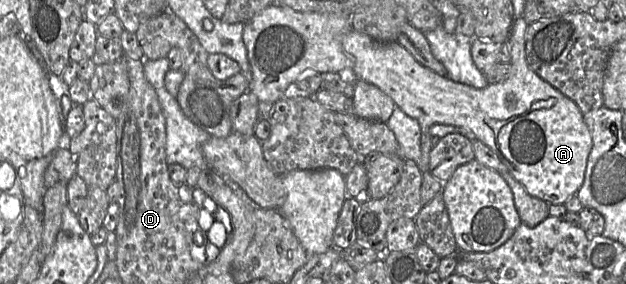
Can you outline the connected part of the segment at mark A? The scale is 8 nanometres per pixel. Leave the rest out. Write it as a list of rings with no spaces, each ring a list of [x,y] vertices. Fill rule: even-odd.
[[[524,18],[514,20],[510,36],[505,42],[510,55],[510,75],[504,81],[490,84],[482,89],[458,83],[437,74],[421,65],[406,48],[397,42],[380,42],[352,29],[343,36],[342,46],[354,59],[352,72],[355,78],[377,86],[390,96],[396,106],[418,121],[421,133],[428,131],[432,124],[465,128],[474,134],[475,139],[494,151],[512,177],[526,189],[528,194],[550,205],[564,204],[569,197],[576,195],[584,182],[587,160],[593,144],[592,136],[577,104],[540,78],[527,65],[525,55],[527,28],[528,23]],[[549,98],[556,99],[552,107],[532,109],[534,102]]]

